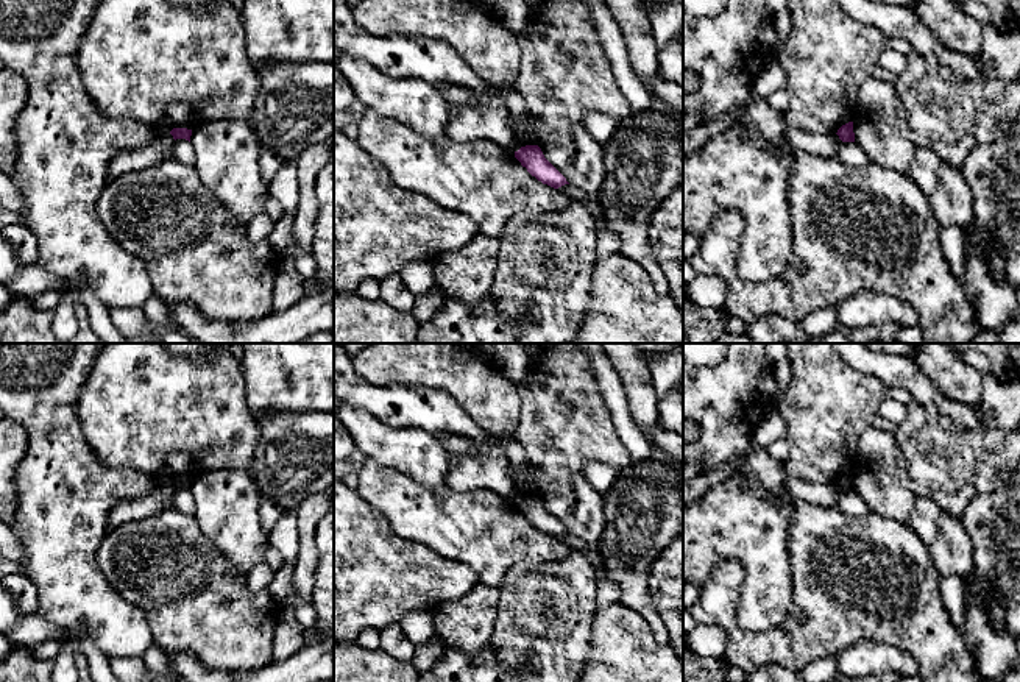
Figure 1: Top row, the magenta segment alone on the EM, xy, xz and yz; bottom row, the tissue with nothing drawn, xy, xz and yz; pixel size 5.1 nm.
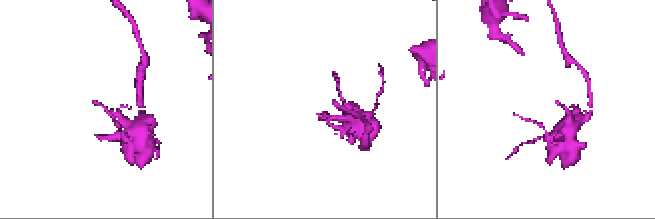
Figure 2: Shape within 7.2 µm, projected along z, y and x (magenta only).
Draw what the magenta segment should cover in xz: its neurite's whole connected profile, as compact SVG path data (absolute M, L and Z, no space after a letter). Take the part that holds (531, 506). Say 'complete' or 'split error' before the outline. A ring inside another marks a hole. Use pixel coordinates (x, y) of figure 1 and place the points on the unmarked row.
complete | M526 495L515 501L515 507L543 534L558 538L569 534L566 527L544 507L538 495Z

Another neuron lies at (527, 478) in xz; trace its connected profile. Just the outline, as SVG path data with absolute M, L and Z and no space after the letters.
M527 462L522 471L516 471L513 467L508 465L508 474L519 496L538 495L538 482L537 482L538 473L532 467L532 464Z

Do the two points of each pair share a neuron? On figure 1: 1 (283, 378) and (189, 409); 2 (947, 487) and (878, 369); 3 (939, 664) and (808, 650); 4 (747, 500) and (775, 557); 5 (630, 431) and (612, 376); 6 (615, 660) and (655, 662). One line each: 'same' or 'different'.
1: different
2: same
3: same
4: same
5: same
6: same

